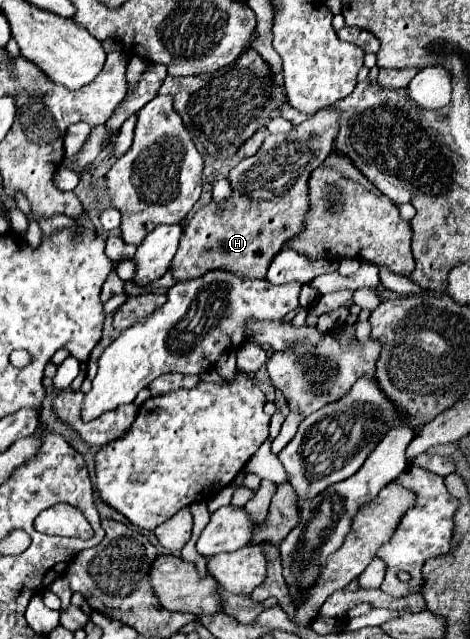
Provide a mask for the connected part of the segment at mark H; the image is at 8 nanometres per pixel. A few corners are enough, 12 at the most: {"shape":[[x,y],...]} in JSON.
{"shape":[[339,110],[265,138],[229,174],[227,212],[185,228],[175,282],[265,276],[299,234]]}

